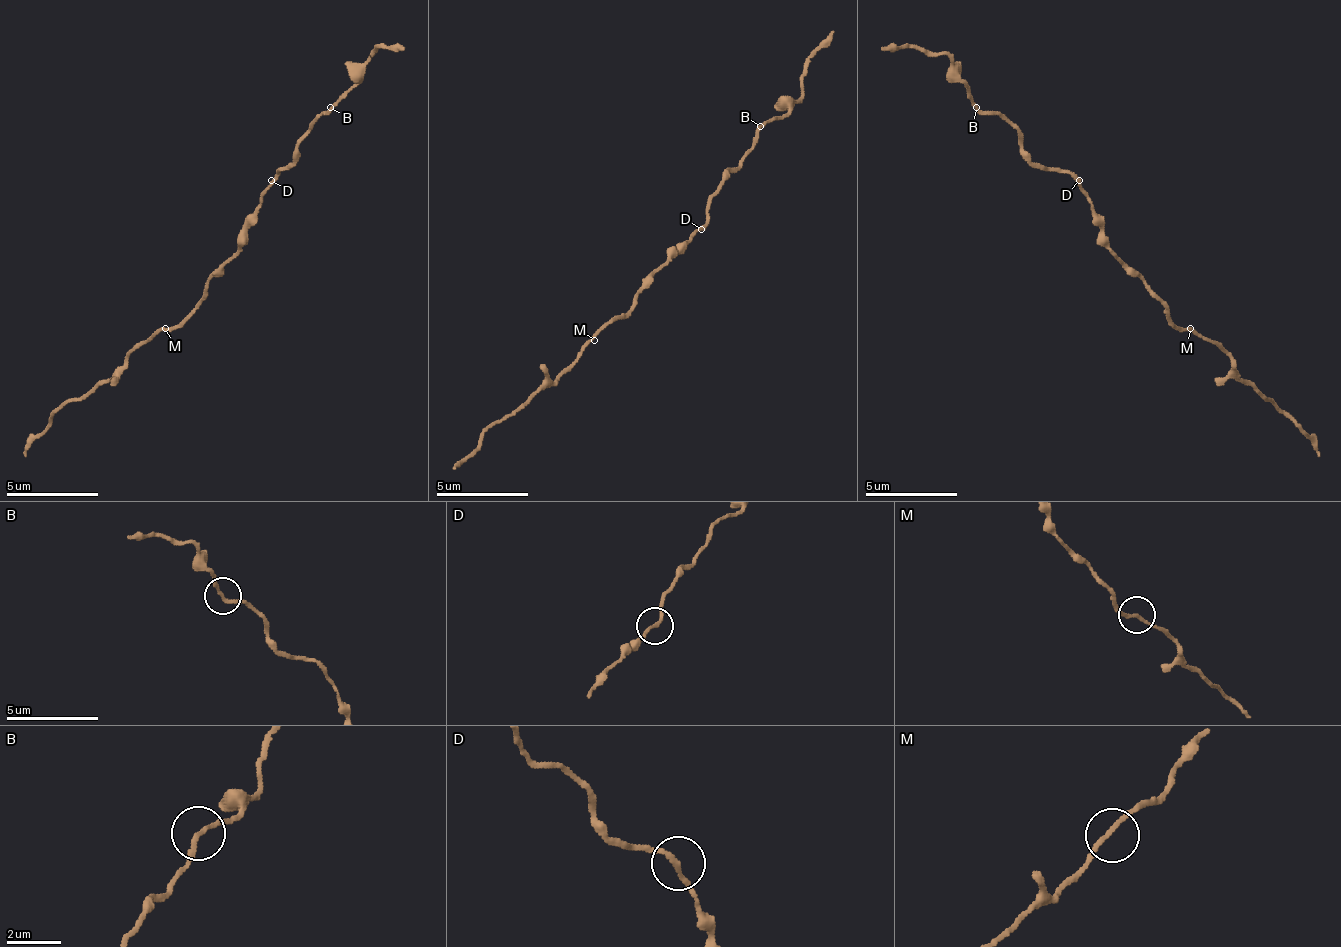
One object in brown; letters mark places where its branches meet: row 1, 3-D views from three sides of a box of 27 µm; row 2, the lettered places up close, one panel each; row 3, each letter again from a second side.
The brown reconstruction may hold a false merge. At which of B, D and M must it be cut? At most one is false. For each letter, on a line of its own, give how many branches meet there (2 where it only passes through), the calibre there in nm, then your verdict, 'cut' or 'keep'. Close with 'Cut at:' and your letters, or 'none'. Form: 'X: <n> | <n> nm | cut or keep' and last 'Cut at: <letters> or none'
B: 2 | 170 nm | cut
D: 2 | 170 nm | keep
M: 2 | 160 nm | keep
Cut at: B

